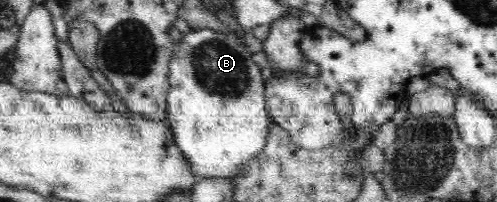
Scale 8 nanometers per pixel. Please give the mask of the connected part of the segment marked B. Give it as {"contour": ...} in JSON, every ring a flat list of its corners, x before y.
{"contour":[[191,29,175,44,173,54,169,73,170,90,166,97,166,121,174,142,197,180,234,178,241,165,255,159,267,143,271,119,266,110,266,81,263,80,262,70,253,62,253,53,241,38,233,33,225,35,213,29]]}

